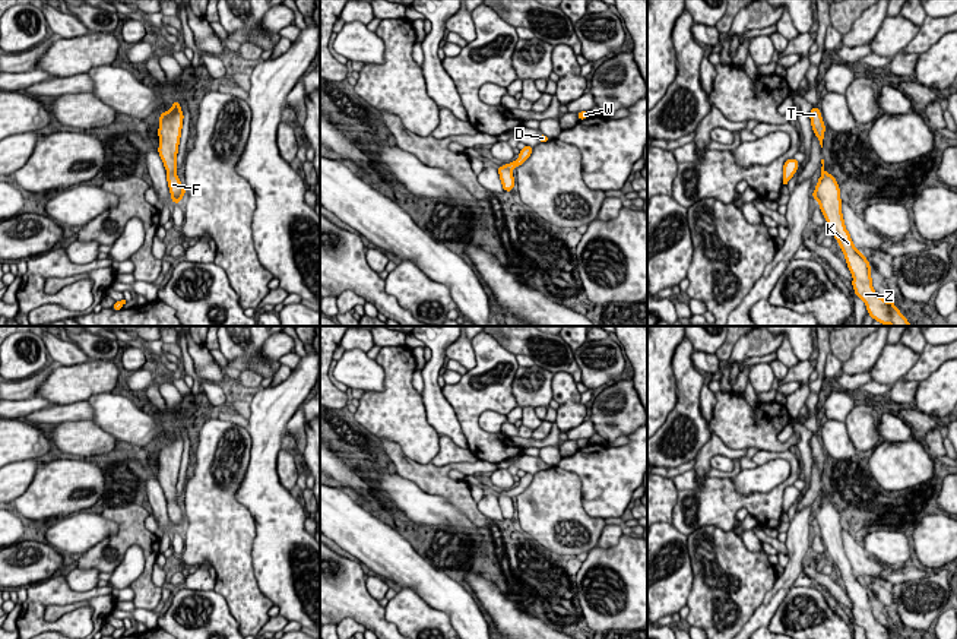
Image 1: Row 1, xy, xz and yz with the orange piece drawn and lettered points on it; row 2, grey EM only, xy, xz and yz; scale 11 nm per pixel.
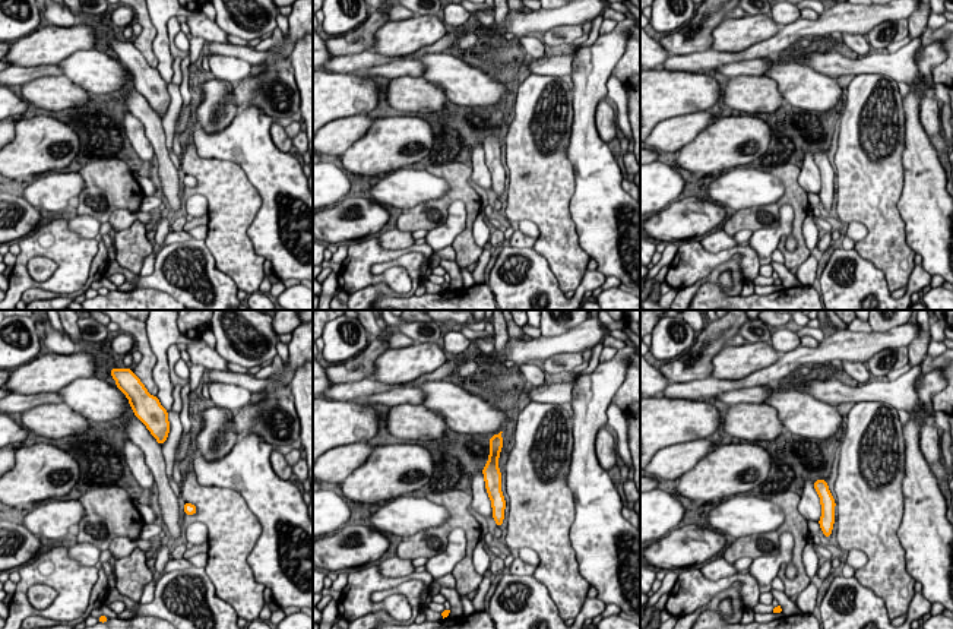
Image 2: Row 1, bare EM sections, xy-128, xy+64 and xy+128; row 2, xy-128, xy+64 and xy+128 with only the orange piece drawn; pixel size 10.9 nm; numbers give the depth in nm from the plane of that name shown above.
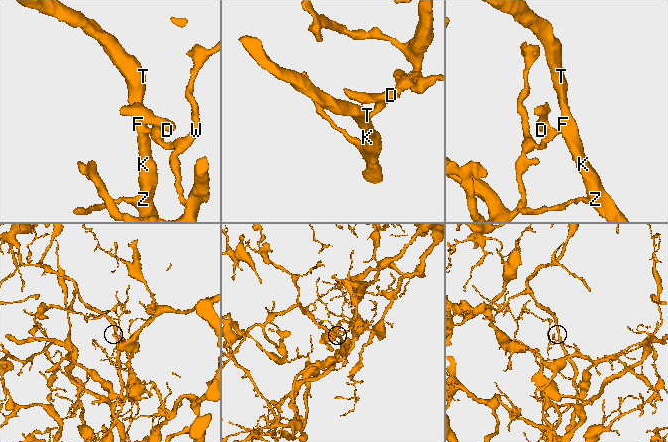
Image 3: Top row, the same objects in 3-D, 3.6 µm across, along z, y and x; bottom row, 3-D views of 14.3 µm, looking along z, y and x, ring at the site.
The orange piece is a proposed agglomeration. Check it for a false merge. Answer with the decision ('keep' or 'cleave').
cleave

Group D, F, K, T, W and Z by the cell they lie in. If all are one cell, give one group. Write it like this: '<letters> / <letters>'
D W / F K T Z

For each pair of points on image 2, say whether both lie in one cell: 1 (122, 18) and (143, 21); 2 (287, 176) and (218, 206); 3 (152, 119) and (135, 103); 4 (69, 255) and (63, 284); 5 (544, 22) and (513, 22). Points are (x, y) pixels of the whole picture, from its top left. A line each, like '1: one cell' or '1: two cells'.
1: two cells
2: two cells
3: one cell
4: one cell
5: one cell

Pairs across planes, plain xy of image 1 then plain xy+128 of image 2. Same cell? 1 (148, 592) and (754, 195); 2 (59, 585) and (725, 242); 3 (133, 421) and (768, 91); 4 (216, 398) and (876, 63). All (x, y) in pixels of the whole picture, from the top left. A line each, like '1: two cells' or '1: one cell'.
1: two cells
2: two cells
3: two cells
4: two cells

